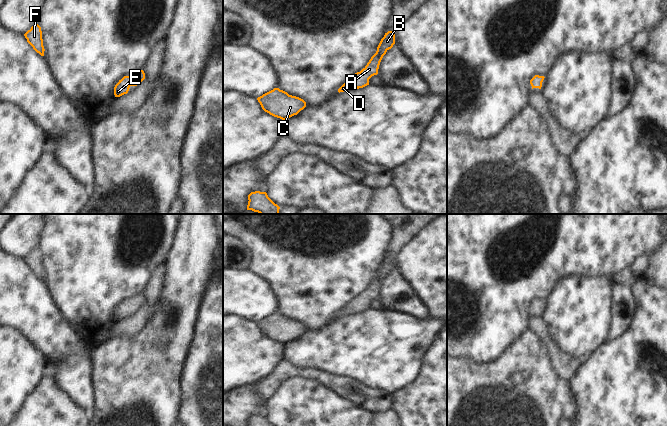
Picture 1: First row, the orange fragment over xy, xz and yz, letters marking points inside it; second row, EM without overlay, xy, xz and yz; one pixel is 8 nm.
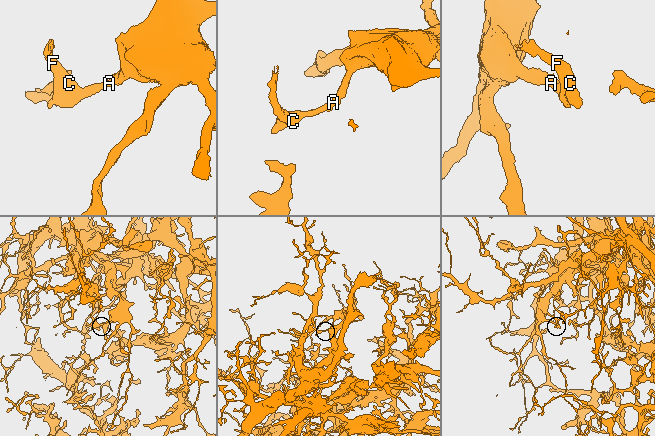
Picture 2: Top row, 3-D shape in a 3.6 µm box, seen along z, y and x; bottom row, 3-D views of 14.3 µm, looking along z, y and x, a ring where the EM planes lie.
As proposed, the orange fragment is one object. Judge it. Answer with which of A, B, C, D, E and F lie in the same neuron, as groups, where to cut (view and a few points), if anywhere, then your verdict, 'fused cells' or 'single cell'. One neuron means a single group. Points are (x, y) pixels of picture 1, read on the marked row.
A B C D E F | no cut | single cell

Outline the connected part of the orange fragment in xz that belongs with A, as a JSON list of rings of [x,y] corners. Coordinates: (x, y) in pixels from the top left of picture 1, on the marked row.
[[[388,31],[381,39],[376,53],[371,57],[367,65],[360,71],[355,73],[351,80],[344,83],[338,92],[344,92],[351,88],[363,88],[369,85],[369,79],[378,74],[380,62],[386,52],[393,47],[395,44],[395,32]]]

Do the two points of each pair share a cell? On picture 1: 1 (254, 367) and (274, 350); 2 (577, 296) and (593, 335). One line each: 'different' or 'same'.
1: same
2: same

